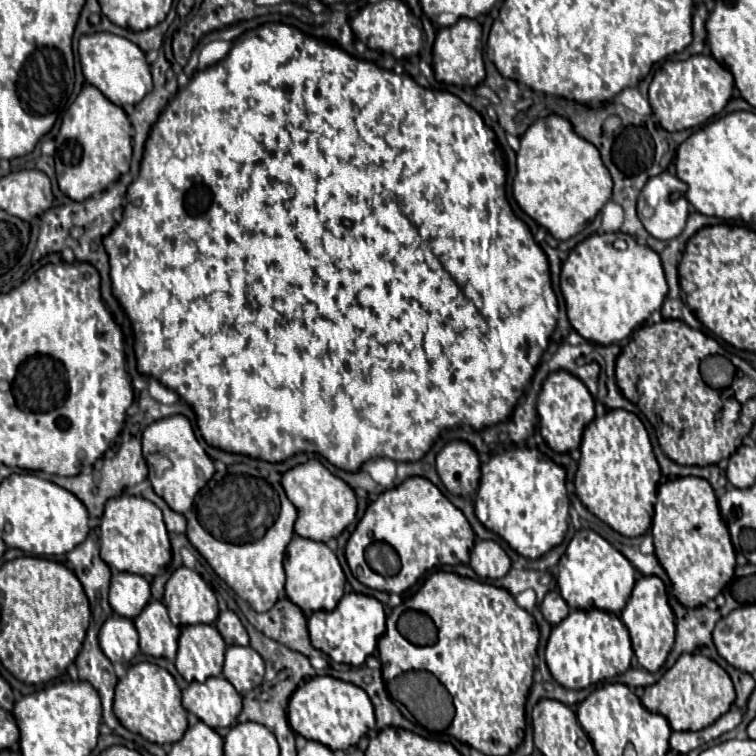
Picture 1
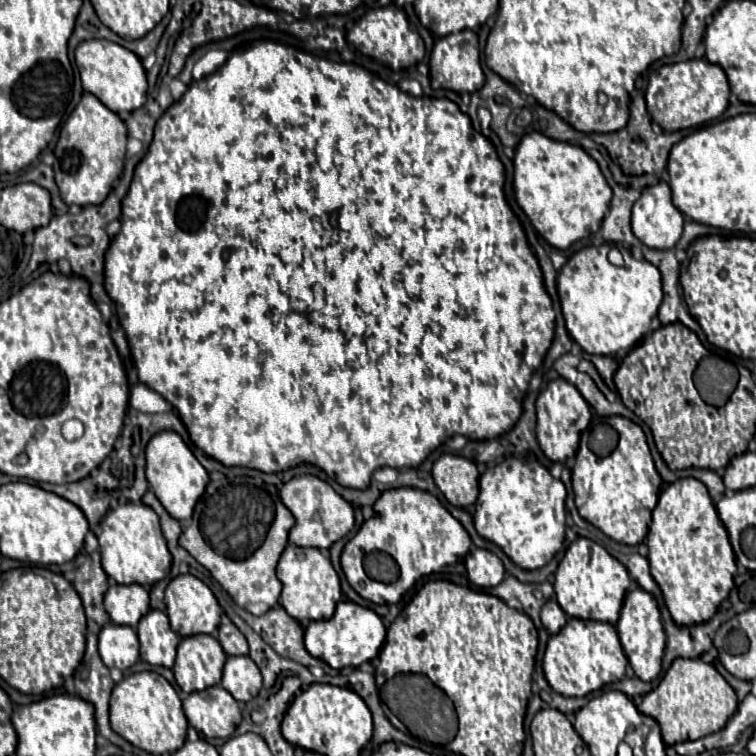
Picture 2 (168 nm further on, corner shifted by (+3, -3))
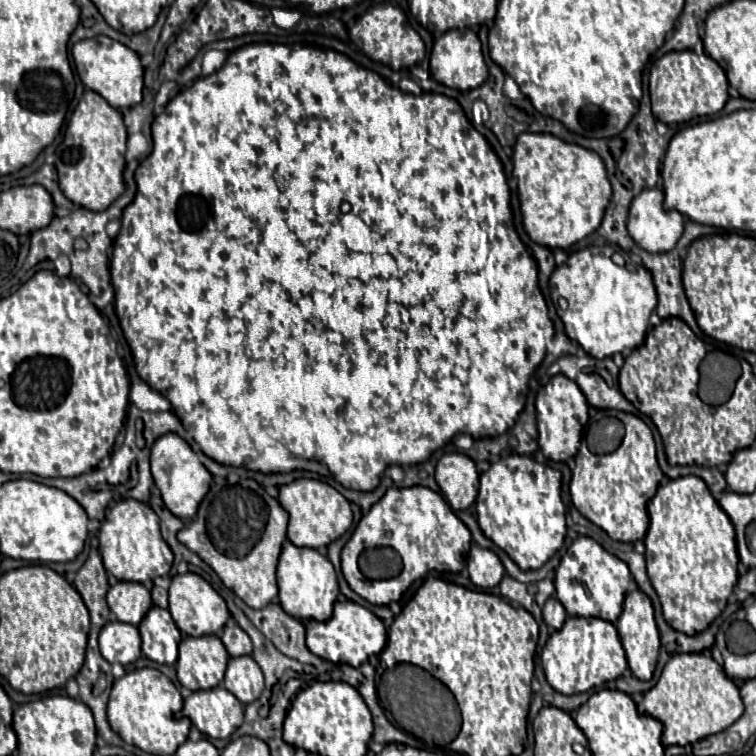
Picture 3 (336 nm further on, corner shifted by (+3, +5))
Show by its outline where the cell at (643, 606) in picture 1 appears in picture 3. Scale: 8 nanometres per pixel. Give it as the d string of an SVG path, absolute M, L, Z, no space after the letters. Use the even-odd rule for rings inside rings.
M633 591L627 595L625 605L623 605L623 613L619 615L617 621L617 631L623 643L623 649L627 653L627 663L629 669L633 671L633 675L637 679L649 681L653 677L655 671L655 663L657 663L657 653L659 653L659 631L655 625L655 617L653 617L653 607L649 597L643 591Z

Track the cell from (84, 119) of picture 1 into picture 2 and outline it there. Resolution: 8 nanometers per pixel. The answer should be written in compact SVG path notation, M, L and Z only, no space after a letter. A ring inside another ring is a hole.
M83 93L79 105L61 127L55 145L55 183L67 205L97 205L111 191L113 181L123 171L127 127L117 113L107 109L95 95Z

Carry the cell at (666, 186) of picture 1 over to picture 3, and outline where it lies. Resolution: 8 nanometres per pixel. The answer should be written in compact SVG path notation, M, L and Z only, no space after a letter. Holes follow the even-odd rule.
M659 187L643 189L629 207L627 229L633 237L633 241L649 253L669 253L677 245L684 230L684 216L679 211L667 211L663 207L663 197L665 195Z

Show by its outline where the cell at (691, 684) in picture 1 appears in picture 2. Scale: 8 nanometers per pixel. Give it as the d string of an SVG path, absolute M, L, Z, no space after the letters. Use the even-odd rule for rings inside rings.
M701 658L695 659L675 659L657 689L651 693L643 695L643 701L639 705L639 711L653 717L659 727L663 741L667 745L679 743L679 741L693 741L701 739L705 735L711 735L719 731L727 719L735 713L737 709L737 697L733 687L721 677L721 673L701 661Z

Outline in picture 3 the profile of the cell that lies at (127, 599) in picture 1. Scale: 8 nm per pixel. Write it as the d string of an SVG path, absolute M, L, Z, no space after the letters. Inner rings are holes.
M115 583L107 593L109 609L117 621L139 625L145 613L153 607L151 593L141 583Z

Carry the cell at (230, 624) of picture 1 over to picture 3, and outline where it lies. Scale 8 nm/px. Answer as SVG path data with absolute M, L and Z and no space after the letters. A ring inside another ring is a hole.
M233 619L227 621L227 625L219 633L219 637L221 637L221 641L223 641L223 645L225 645L225 649L229 651L231 657L251 655L251 649L253 649L251 639L249 639L249 635Z

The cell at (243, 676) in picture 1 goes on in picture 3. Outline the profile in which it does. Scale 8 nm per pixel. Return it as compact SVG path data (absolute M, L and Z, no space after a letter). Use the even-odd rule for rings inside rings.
M231 657L223 685L227 691L231 691L243 705L249 705L251 701L261 697L261 691L265 687L263 673L259 665L253 661L253 657Z

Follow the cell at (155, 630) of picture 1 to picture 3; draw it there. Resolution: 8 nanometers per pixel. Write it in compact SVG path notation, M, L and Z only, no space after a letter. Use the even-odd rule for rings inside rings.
M153 607L141 621L139 633L143 639L143 655L155 663L173 665L177 661L177 647L183 639L171 613L161 607Z

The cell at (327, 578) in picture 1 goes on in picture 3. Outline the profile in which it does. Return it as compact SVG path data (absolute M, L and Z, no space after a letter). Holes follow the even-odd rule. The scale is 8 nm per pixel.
M291 541L283 543L283 551L277 565L277 583L279 583L279 603L291 617L301 621L327 621L333 613L333 603L339 595L337 575L327 557L315 549L295 547Z

